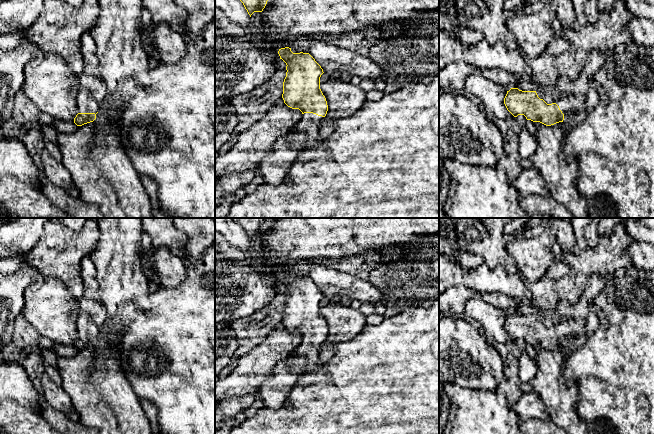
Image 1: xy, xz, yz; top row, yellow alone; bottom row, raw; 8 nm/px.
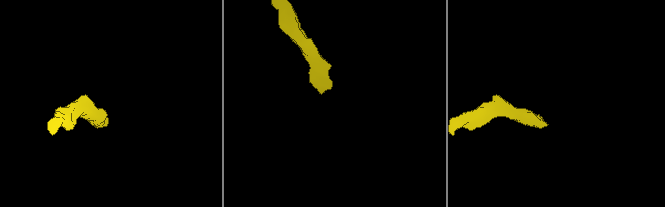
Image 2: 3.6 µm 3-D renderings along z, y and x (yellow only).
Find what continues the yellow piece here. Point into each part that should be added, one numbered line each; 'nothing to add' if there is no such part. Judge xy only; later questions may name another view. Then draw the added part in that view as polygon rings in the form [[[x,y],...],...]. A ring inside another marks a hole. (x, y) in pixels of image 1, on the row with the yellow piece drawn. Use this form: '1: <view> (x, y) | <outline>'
1: xy (86, 103) | [[[79,86],[76,92],[78,113],[97,113],[100,105],[95,101],[91,92],[83,86]]]

